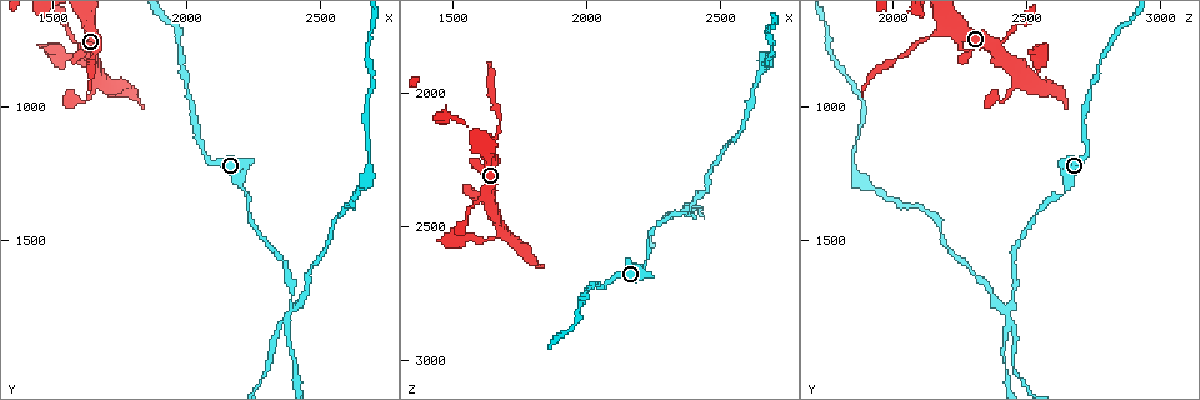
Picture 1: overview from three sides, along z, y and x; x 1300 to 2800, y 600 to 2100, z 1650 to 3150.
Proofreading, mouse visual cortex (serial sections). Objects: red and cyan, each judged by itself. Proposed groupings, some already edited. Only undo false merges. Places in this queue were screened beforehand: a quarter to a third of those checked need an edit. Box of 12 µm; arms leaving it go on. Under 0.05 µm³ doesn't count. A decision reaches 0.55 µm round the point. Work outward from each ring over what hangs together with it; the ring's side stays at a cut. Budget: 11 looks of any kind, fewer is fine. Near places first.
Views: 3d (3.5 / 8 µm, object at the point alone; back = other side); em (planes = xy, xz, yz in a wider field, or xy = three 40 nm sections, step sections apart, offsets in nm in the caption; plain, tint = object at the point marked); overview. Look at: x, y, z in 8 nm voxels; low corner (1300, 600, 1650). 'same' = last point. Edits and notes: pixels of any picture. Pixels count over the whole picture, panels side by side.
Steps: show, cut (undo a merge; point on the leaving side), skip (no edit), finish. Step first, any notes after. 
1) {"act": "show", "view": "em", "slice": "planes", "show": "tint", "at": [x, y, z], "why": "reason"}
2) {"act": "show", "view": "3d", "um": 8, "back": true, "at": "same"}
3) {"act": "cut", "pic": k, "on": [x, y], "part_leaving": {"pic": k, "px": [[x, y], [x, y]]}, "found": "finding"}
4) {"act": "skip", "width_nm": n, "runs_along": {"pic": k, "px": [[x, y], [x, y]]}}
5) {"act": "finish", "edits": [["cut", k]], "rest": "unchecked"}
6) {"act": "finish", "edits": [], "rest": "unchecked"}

{"act": "show", "view": "3d", "um": 3.5, "at": [1660, 740, 2150], "why": "thick turns thin"}

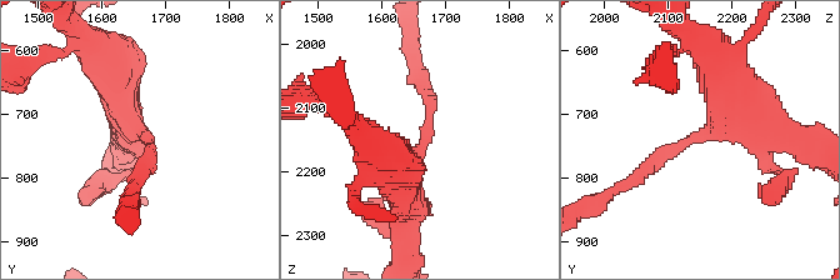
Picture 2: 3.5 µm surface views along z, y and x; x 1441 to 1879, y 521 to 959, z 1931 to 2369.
{"act": "show", "view": "em", "slice": "planes", "show": "tint", "at": [1660, 730, 2155], "arm_widths_nm": [200, 450], "why": "shape alone is not enough"}

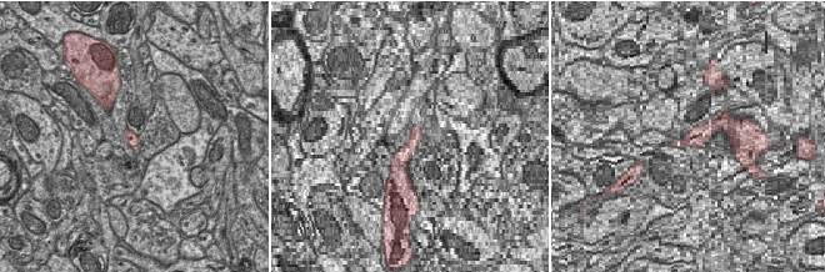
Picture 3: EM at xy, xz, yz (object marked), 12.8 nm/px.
{"act": "show", "view": "em", "slice": "xy", "step": 3, "show": "tint", "at": "same"}

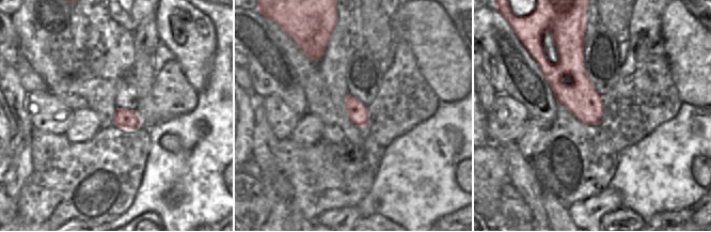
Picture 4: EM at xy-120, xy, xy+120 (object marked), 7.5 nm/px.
{"act": "cut", "pic": 2, "on": [650, 170], "part_leaving": {"pic": 2, "px": [[685, 144], [593, 201]]}, "found": "two cells meet here"}

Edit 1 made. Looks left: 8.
{"act": "show", "view": "3d", "um": 8, "at": [1690, 890, 2520], "why": "abrupt turn"}

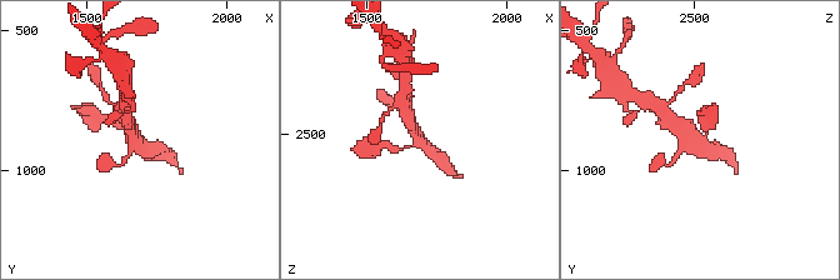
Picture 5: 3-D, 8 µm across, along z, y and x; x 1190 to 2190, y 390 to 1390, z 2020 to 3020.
{"act": "show", "view": "3d", "um": 3.5, "at": [1680, 880, 2520], "why": "zoom in"}

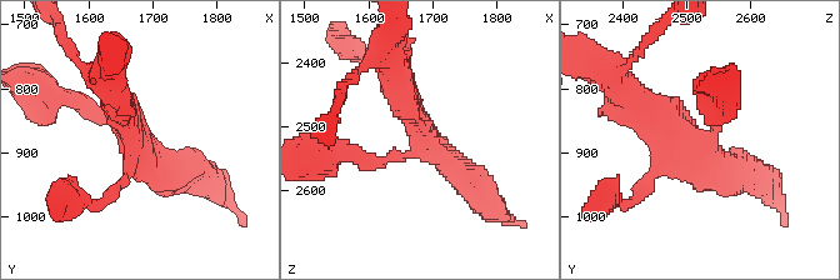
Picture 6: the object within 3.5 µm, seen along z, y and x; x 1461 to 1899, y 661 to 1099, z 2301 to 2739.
{"act": "show", "view": "em", "slice": "xy", "step": 3, "show": "tint", "at": [1680, 885, 2520], "arms": 4, "arm_widths_nm": [150, 150, 350, 400], "why": "shape alone is not enough"}

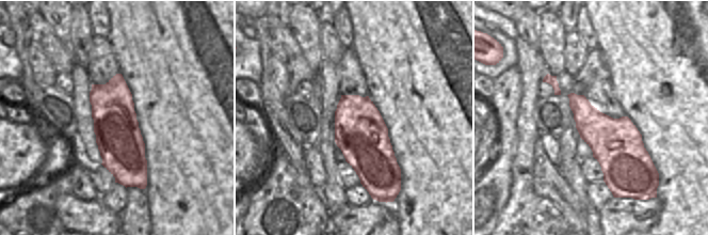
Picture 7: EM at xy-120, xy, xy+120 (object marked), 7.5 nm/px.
{"act": "skip", "runs_along": {"pic": 6, "px": [[398, 78], [420, 141], [474, 193]]}, "found": "one cell here"}

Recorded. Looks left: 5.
{"act": "show", "view": "3d", "um": 3.5, "at": [2060, 1150, 2730], "why": "a narrow waist"}

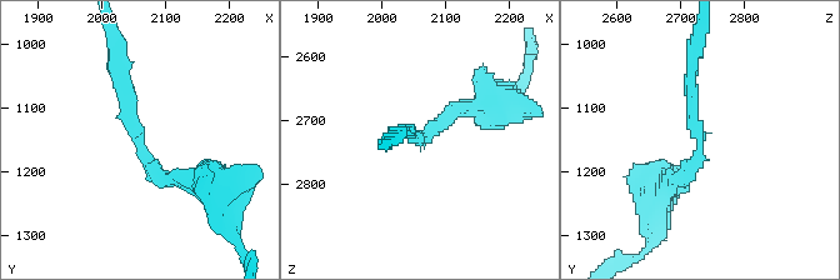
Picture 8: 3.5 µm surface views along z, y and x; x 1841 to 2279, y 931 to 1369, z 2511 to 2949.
{"act": "show", "view": "em", "slice": "xy", "step": 3, "show": "tint", "at": [2055, 1155, 2730], "why": "now the EM"}

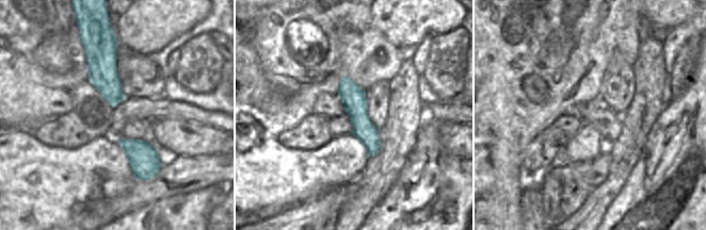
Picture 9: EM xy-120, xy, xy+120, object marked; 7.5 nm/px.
{"act": "skip", "arm_widths_nm": [150, 200], "runs_along": {"pic": 9, "px": [[346, 80], [371, 142], [371, 152]]}, "found": "continuous, no second cell"}

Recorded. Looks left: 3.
{"act": "show", "view": "overview"}

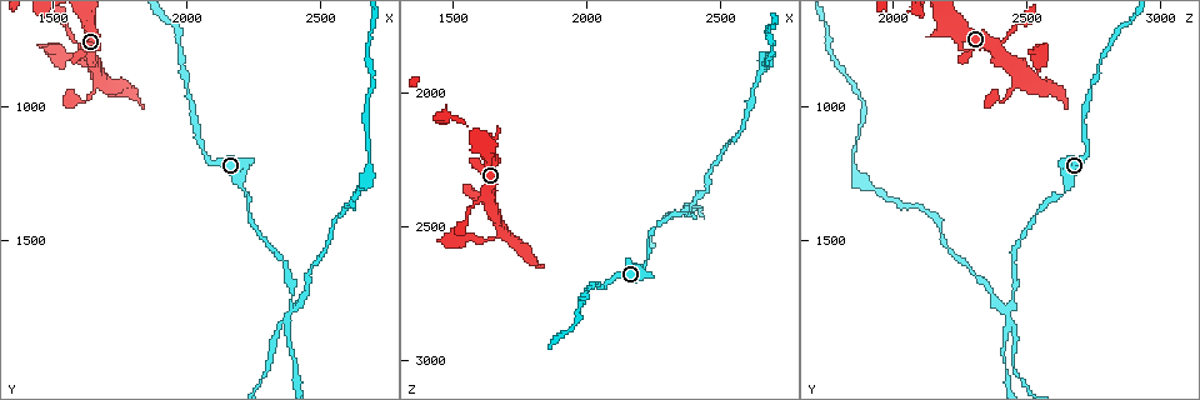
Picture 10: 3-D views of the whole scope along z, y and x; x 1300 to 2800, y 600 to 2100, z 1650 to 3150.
{"act": "show", "view": "3d", "um": 3.5, "at": [2400, 1750, 2440], "why": "abrupt turn"}

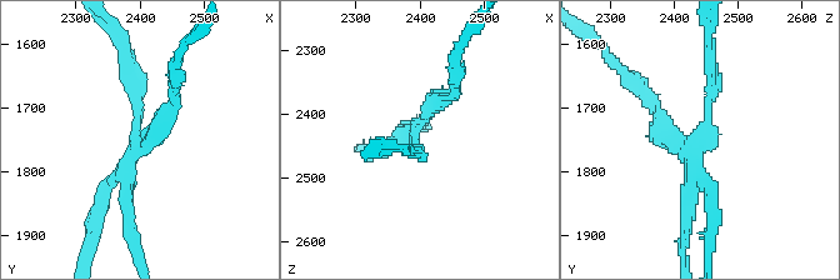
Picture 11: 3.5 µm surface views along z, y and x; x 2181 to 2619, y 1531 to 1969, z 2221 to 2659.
{"act": "show", "view": "em", "slice": "planes", "show": "tint", "at": [2390, 1735, 2440]}

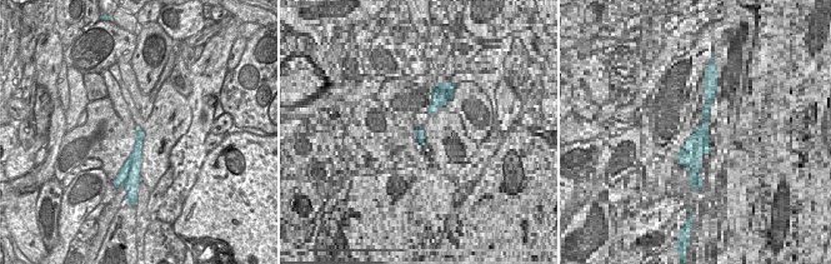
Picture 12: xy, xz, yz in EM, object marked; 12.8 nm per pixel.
{"act": "cut", "pic": 11, "on": [655, 126], "arm_widths_nm": [150, 200, 200, 250], "part_leaving": {"pic": 11, "px": [[695, 135], [669, 143], [624, 70]]}, "found": "two cells meet here"}

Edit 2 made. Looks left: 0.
{"act": "finish", "edits": [["cut", 2], ["cut", 11]], "rest": "unchecked"}

